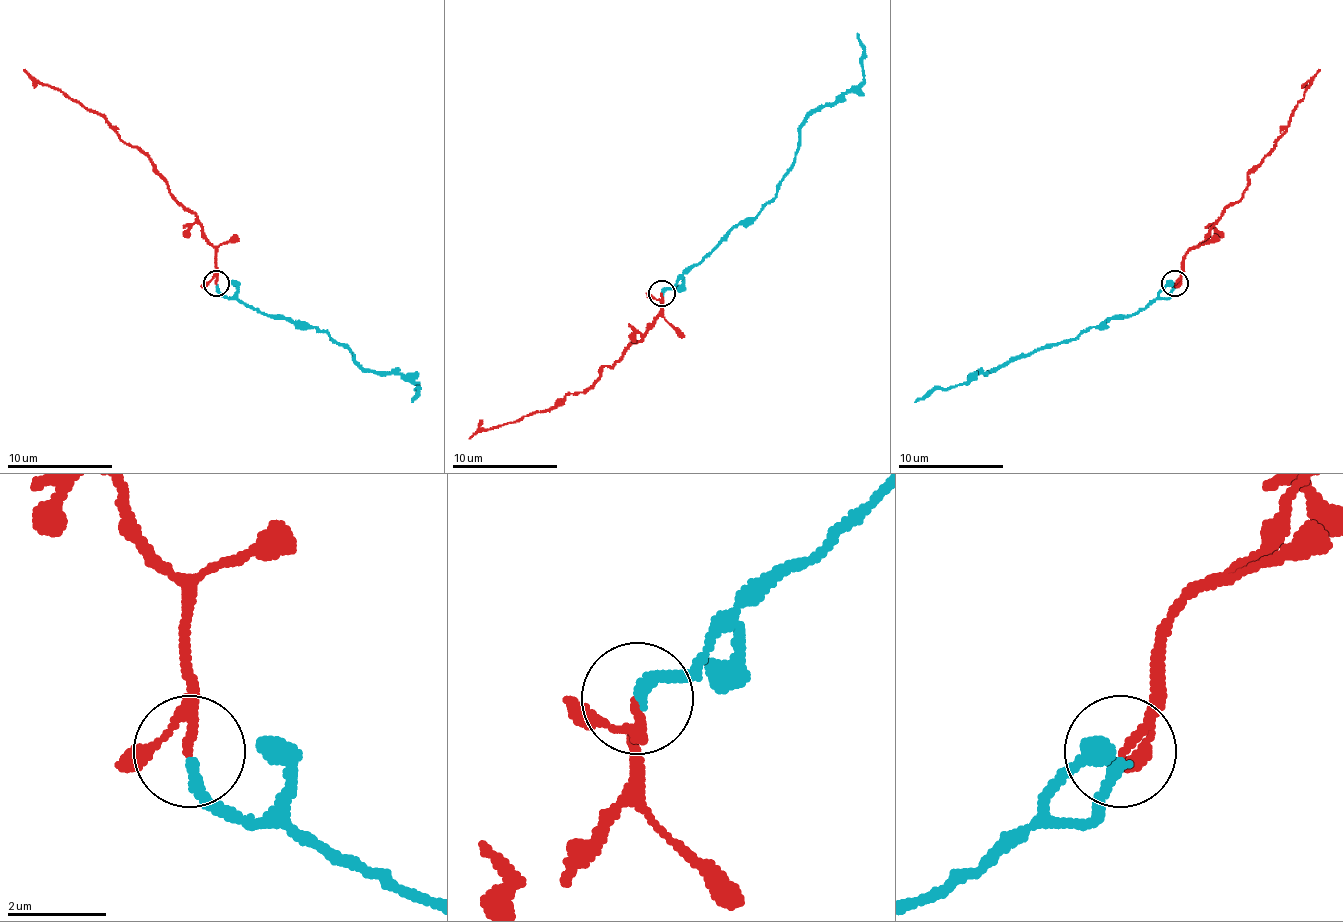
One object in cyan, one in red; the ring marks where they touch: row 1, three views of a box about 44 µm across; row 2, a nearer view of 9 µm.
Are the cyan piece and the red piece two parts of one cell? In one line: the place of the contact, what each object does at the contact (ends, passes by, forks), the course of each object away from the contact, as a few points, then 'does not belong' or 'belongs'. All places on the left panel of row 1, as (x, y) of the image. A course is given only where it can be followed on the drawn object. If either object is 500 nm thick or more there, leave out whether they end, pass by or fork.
at (216, 283); cyan ends there; red passes by; cyan runs (215, 284), (229, 297), (268, 315), (313, 326), (347, 347), (366, 371), (398, 371), (419, 389), (411, 402); red runs (215, 284), (215, 249), (205, 239), (202, 223), (173, 197), (136, 146), (126, 144), (99, 115), (23, 70); belongs

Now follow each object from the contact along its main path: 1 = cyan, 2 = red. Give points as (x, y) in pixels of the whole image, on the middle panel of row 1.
1: (661, 292), (759, 213), (793, 163), (798, 129), (862, 81), (864, 49), (856, 34)
2: (661, 292), (661, 313), (648, 332), (582, 393), (571, 393), (545, 411), (476, 430), (468, 437)

